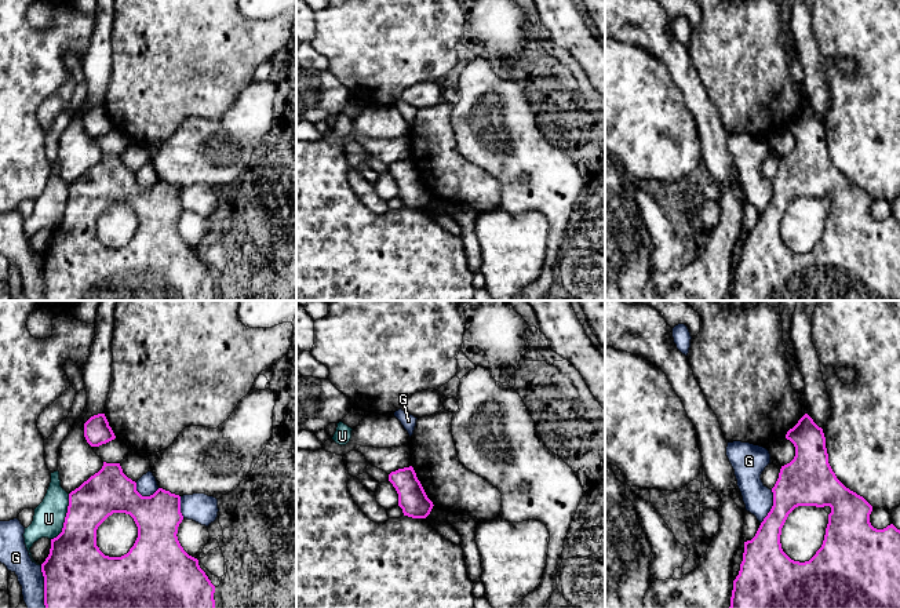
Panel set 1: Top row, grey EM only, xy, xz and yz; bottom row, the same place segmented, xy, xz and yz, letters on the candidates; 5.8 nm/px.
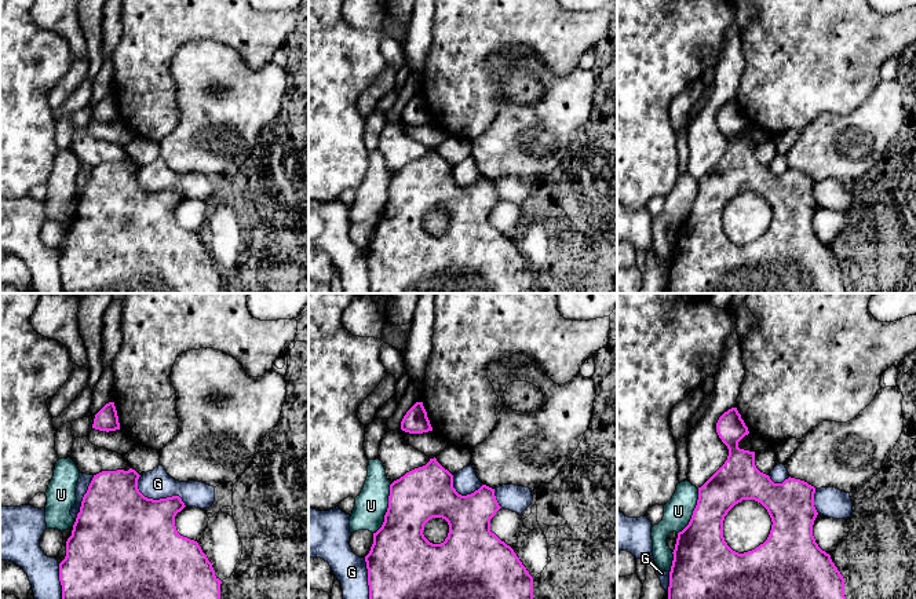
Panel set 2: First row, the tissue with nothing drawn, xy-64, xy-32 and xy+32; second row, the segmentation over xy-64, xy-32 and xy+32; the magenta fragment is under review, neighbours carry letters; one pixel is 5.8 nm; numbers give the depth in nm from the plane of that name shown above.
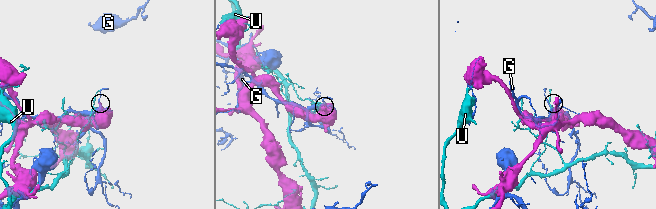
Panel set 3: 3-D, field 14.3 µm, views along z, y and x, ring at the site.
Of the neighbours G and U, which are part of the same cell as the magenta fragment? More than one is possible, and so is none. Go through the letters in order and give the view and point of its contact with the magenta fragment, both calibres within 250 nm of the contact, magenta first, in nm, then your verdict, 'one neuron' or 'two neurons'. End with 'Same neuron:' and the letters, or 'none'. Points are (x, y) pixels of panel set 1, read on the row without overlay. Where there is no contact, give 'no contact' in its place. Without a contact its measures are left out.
G: xy (44, 279) | 500/160 nm | two neurons
U: xy (65, 208) | 300/180 nm | two neurons
Same neuron: none

